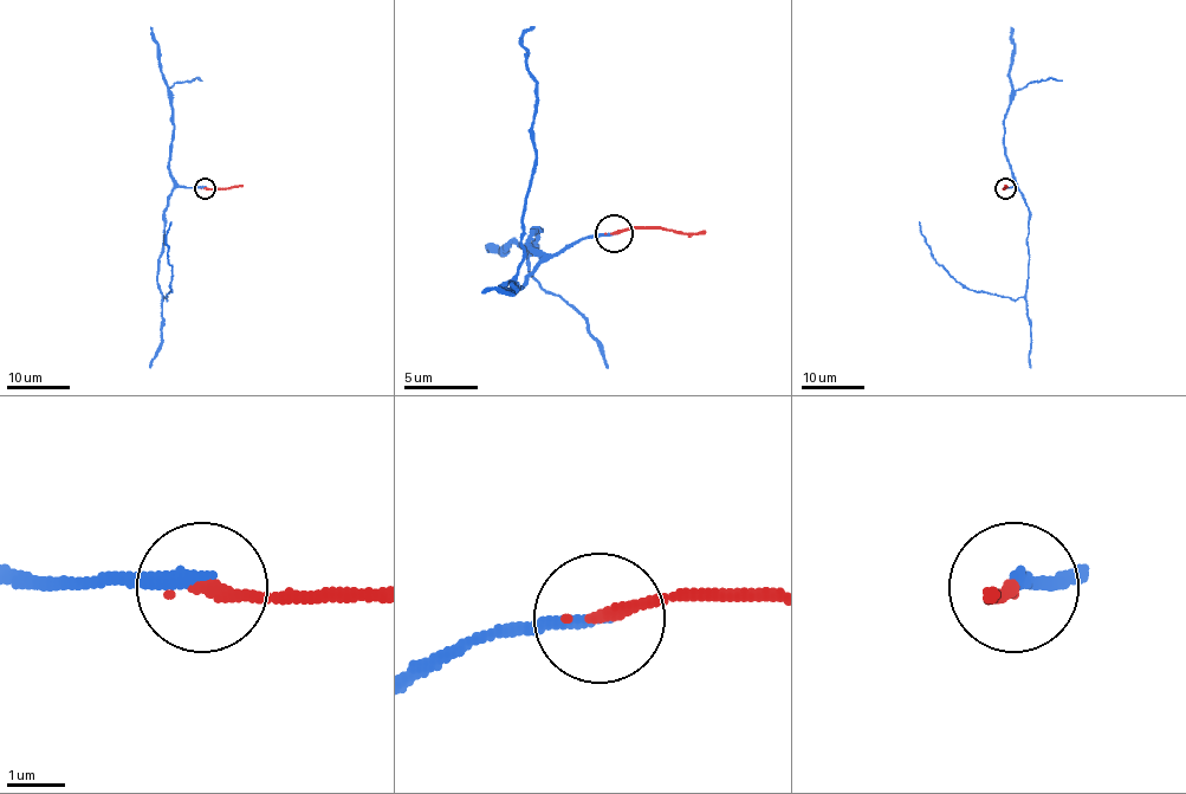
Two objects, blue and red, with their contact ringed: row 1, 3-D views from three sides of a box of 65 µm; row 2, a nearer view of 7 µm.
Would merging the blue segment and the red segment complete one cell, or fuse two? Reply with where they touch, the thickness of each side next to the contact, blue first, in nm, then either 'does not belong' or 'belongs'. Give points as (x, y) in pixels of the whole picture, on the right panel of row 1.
place (1005, 188); calibres 220 and 200 nm; belongs

